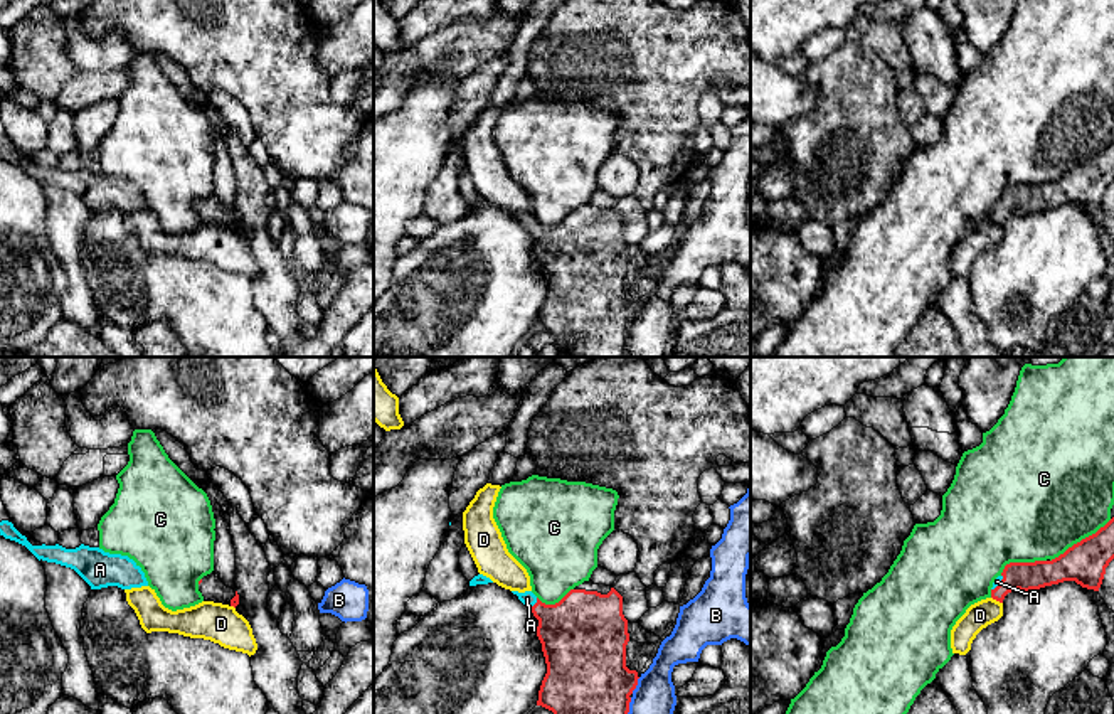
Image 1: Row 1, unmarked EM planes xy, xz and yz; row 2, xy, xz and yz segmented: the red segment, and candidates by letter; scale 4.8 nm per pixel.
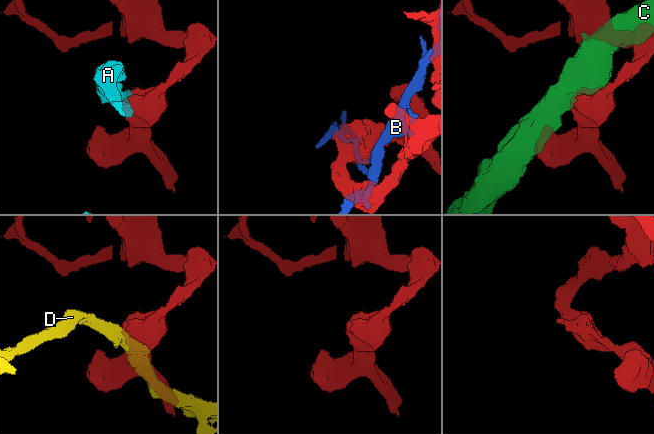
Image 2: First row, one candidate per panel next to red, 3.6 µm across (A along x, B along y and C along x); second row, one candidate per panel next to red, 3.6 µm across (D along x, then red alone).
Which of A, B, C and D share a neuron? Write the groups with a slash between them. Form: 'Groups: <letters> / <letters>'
Groups: A / B / C / D

